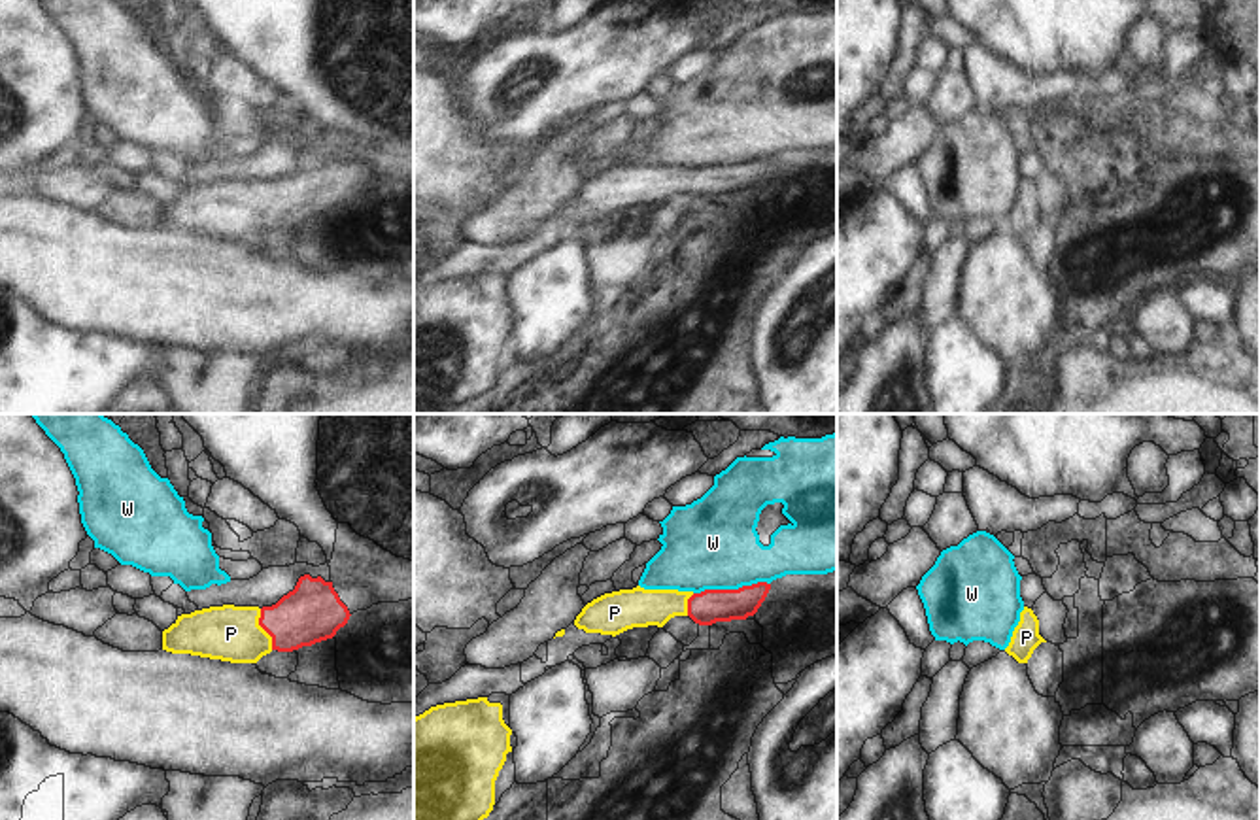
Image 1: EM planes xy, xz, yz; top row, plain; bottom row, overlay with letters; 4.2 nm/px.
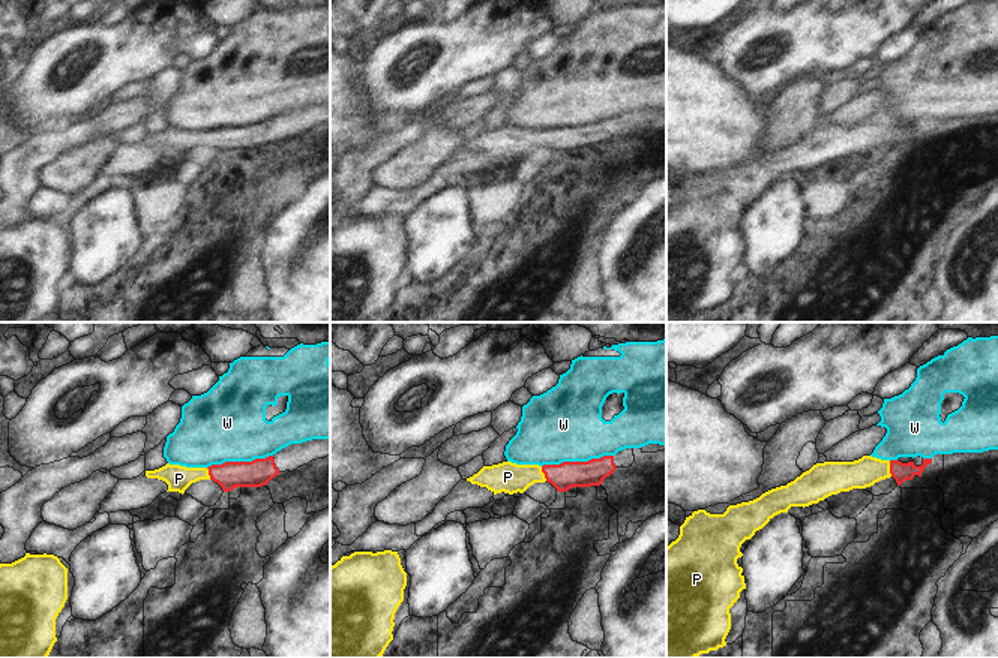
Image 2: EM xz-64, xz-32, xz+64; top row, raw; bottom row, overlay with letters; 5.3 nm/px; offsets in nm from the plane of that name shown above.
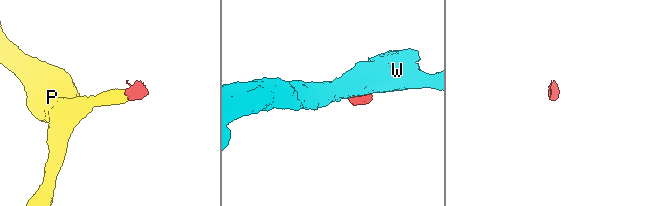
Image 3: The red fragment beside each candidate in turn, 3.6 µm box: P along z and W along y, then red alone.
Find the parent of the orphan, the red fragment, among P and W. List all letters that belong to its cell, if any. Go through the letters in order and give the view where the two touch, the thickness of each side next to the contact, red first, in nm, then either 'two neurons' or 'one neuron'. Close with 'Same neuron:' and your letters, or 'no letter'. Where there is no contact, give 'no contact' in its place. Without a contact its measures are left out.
P: xy | 260/240 nm | one neuron
W: xz | 140/380 nm | two neurons
Same neuron: P

